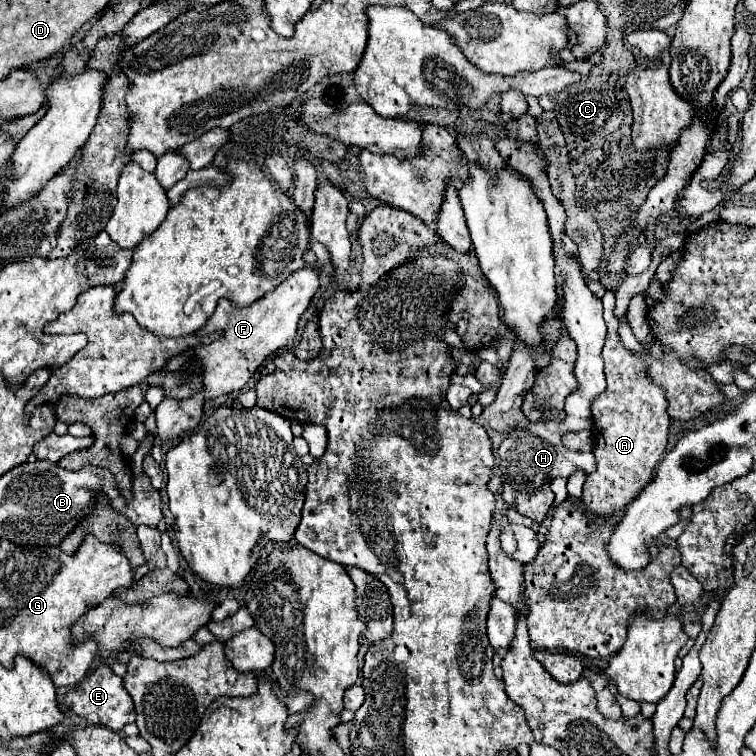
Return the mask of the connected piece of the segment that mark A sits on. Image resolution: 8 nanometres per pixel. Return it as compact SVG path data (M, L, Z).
M607 291L603 301L603 318L607 326L607 339L601 351L605 361L607 389L593 401L593 455L597 469L587 475L583 483L583 505L595 517L613 517L623 511L651 481L655 467L667 447L669 413L665 389L655 385L649 377L649 367L643 359L631 355L619 339L619 319L615 317L615 293Z

